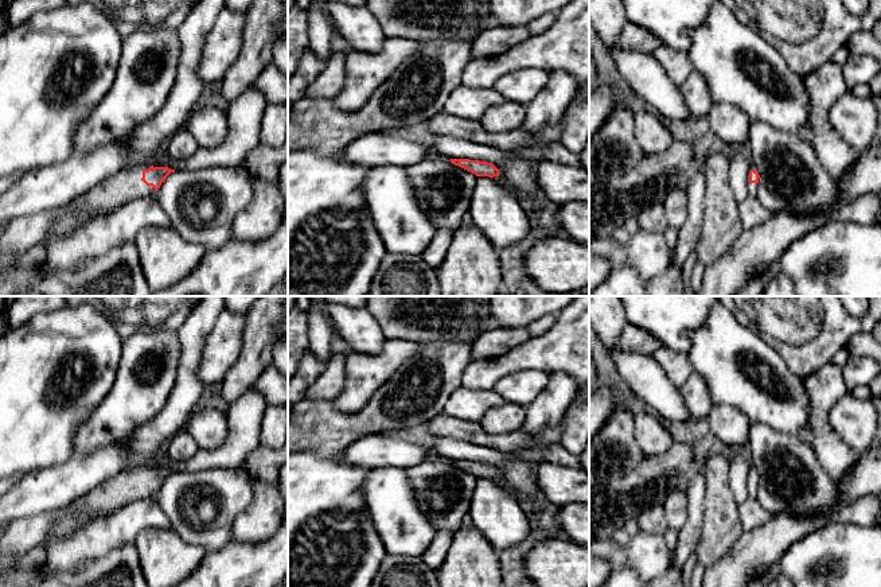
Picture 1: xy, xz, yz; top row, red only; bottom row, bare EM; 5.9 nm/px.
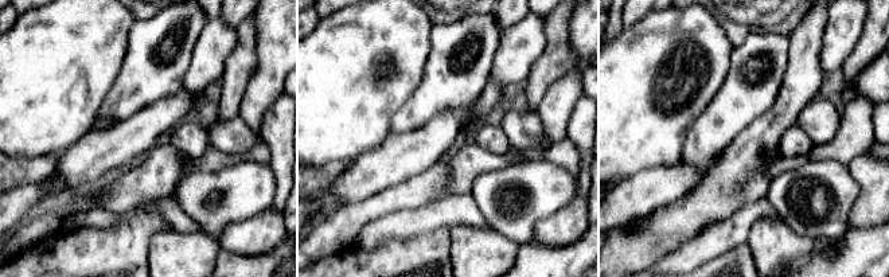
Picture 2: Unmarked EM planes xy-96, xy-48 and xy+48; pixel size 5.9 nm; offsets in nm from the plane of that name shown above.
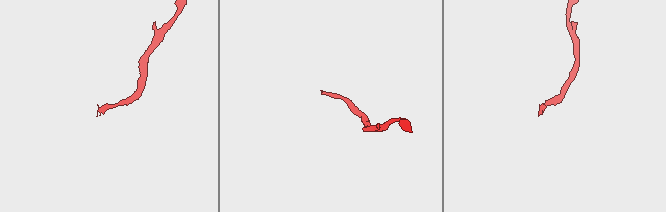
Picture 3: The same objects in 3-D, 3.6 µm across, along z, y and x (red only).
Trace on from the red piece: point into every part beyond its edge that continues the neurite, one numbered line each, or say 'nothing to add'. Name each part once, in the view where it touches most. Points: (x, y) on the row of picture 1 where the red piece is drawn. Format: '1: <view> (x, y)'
1: xy (20, 234)

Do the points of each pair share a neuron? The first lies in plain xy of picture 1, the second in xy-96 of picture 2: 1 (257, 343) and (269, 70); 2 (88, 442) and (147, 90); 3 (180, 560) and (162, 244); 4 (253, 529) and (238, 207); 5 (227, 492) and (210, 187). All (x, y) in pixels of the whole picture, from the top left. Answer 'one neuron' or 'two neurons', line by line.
1: two neurons
2: one neuron
3: one neuron
4: two neurons
5: one neuron

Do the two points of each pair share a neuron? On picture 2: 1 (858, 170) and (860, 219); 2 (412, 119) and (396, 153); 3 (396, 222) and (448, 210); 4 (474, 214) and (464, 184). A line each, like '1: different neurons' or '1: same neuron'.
1: same neuron
2: different neurons
3: same neuron
4: different neurons

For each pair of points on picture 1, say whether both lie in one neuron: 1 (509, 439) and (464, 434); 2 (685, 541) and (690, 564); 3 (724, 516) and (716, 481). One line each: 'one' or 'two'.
1: one
2: two
3: one

